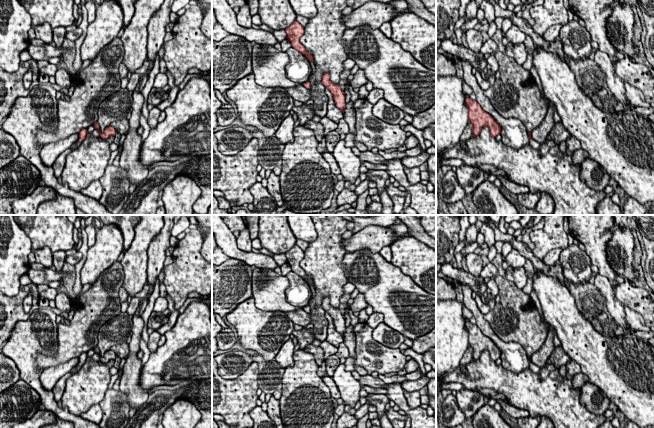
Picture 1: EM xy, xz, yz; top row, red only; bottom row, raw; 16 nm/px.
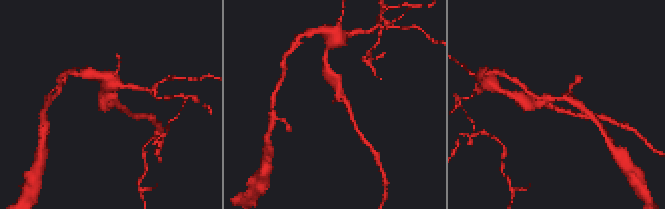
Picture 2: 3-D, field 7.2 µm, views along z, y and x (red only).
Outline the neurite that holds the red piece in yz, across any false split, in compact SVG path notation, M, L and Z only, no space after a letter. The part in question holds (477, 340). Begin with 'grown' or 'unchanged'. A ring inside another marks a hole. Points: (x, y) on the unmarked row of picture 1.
unchanged; M466 322L465 327L468 331L468 347L472 348L472 360L480 358L481 353L487 350L491 360L494 362L501 357L501 351L494 342L485 336L476 324Z

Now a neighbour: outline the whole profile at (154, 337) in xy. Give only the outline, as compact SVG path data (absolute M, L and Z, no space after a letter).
M156 330L149 335L149 341L147 346L151 353L155 352L156 349L158 348L158 342L160 338L161 338L161 335Z

